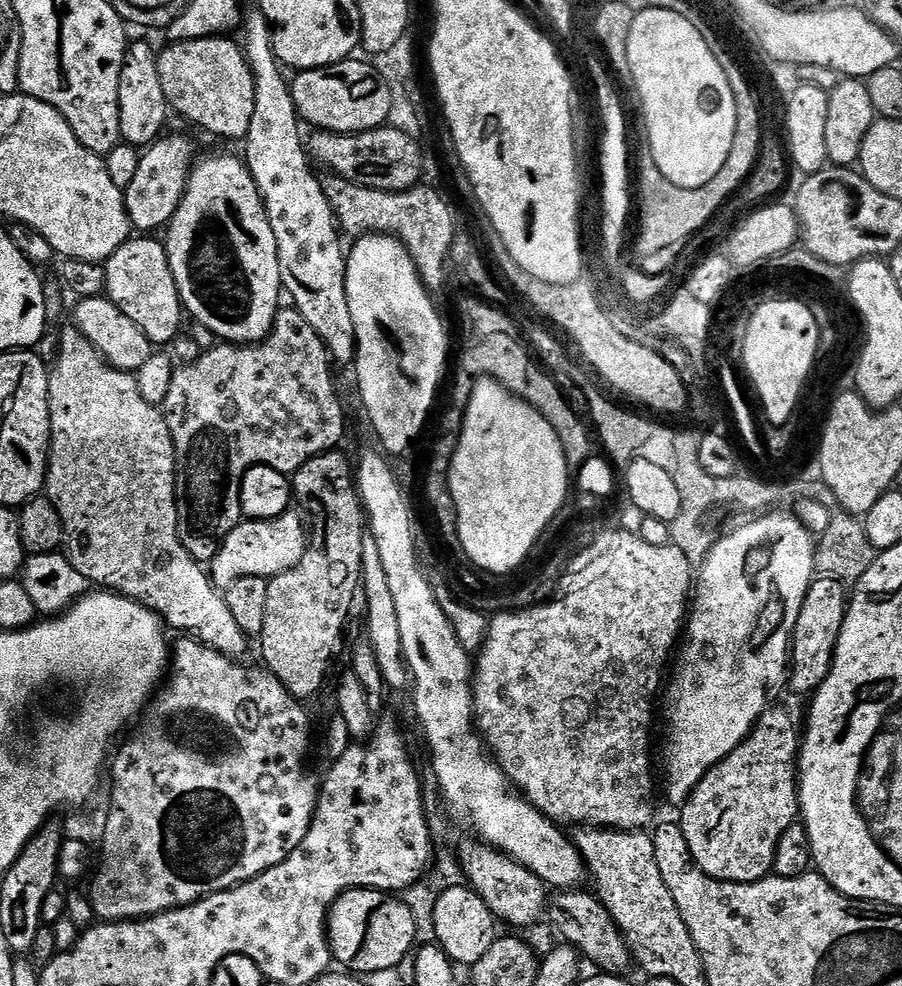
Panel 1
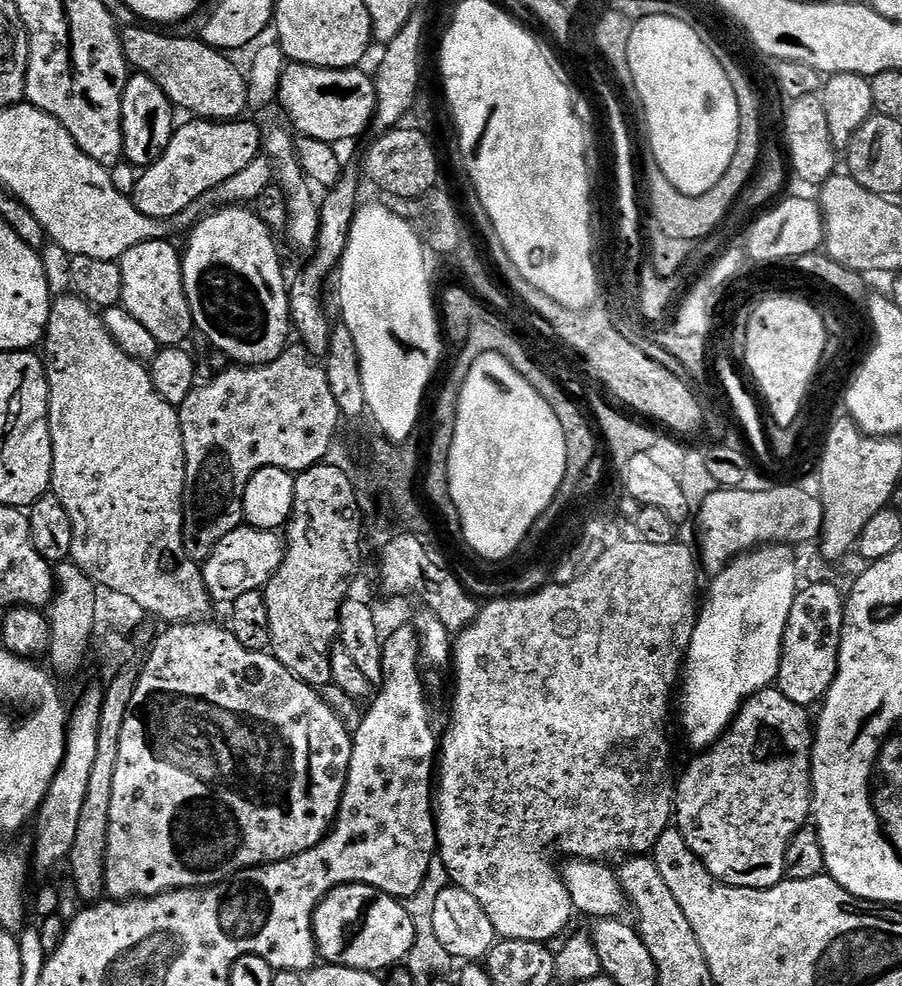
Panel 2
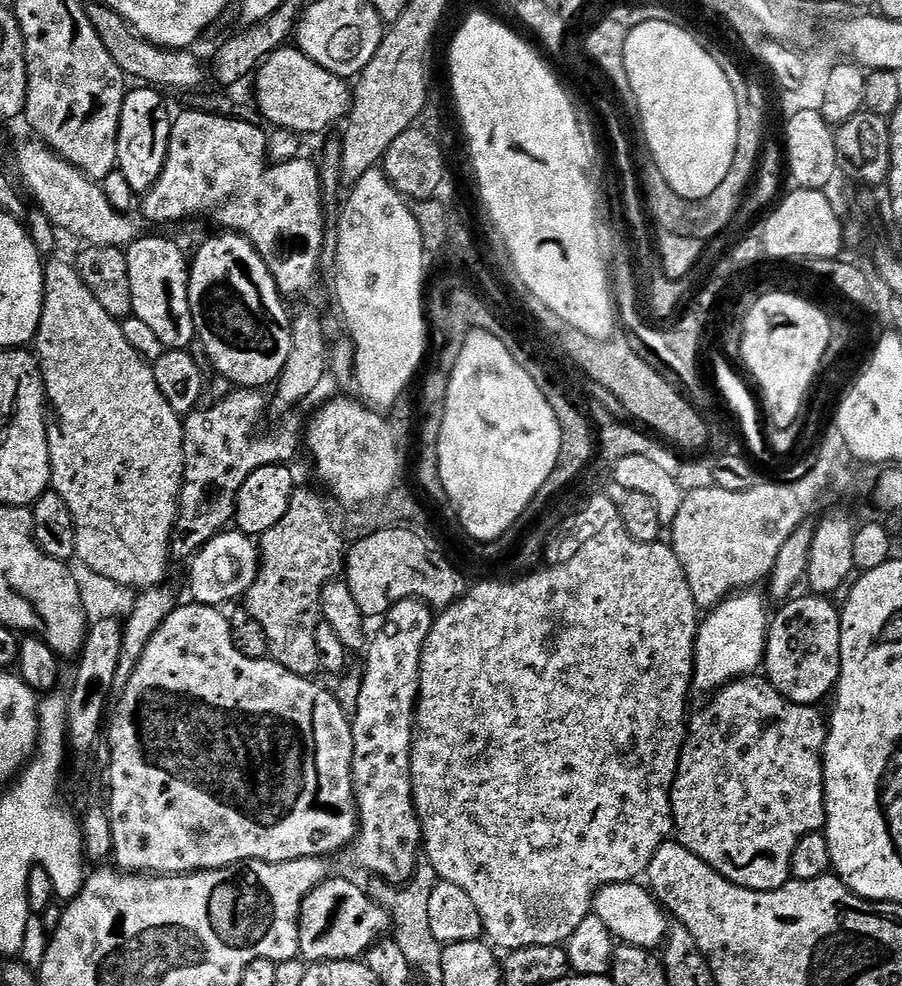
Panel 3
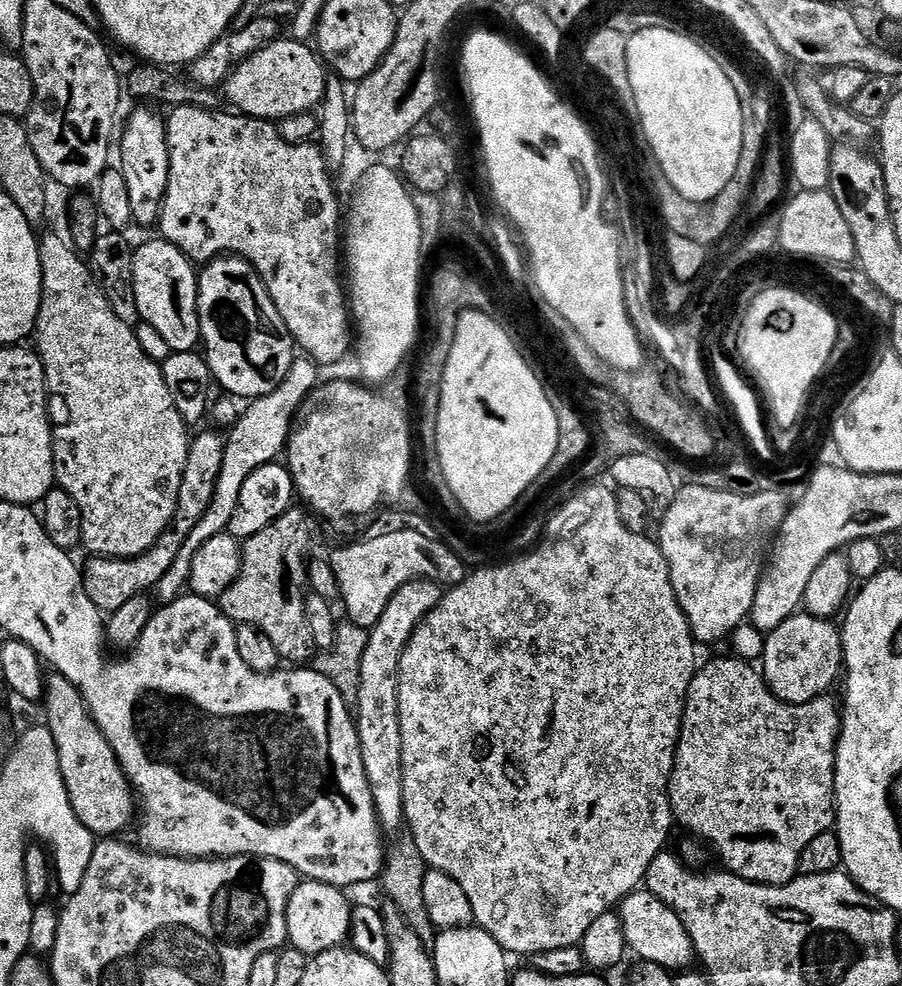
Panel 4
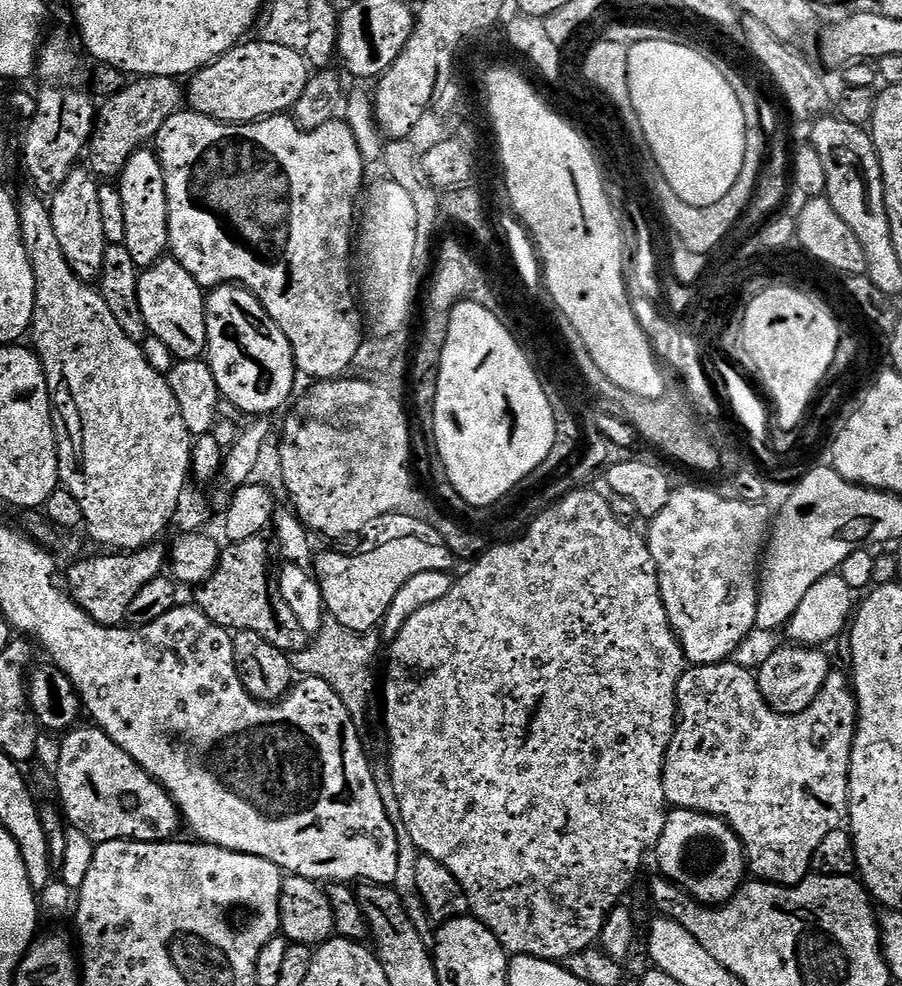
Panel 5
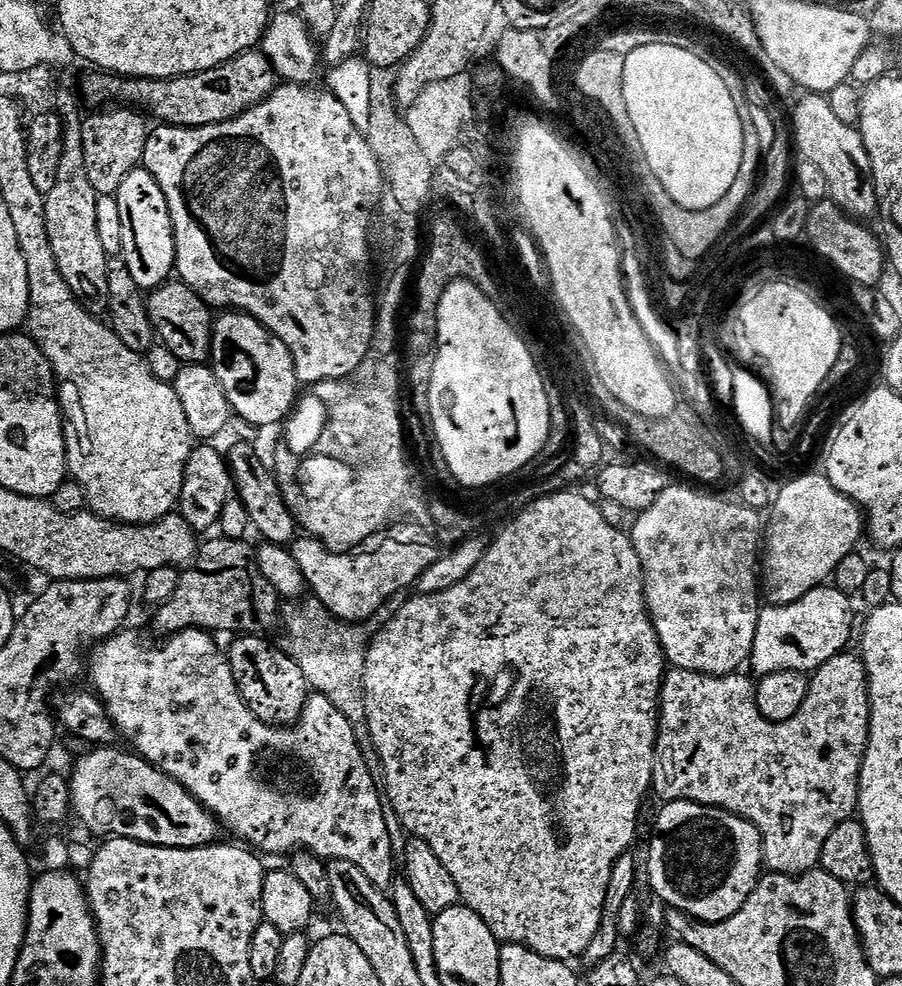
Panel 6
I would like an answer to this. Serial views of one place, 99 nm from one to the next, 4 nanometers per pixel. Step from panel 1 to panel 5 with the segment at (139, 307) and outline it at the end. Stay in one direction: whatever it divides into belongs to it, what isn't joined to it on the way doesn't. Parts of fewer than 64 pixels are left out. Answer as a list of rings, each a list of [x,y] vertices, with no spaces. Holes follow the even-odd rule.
[[[175,258],[159,260],[141,271],[138,306],[142,306],[142,318],[146,318],[149,333],[166,342],[177,361],[198,360],[208,351],[205,299],[205,289]]]

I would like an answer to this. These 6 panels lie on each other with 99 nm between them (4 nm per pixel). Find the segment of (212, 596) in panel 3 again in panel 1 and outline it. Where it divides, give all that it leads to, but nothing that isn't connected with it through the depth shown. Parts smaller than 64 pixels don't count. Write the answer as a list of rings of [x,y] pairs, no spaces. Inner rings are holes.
[[[289,510],[269,520],[245,519],[237,524],[232,533],[224,537],[218,554],[210,561],[210,579],[213,585],[223,590],[247,576],[271,578],[289,572],[304,557],[310,544],[309,537],[308,540],[304,537],[303,522],[305,523],[295,511]]]

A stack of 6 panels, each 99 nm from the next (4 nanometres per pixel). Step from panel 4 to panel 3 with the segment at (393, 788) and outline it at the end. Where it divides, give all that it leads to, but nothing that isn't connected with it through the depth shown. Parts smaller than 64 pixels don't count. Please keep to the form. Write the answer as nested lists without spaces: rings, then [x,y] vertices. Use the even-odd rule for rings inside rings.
[[[419,598],[402,600],[394,605],[387,615],[383,617],[384,625],[376,637],[371,637],[367,645],[366,657],[368,661],[364,664],[361,675],[361,696],[358,698],[357,713],[351,718],[352,741],[354,742],[354,758],[352,759],[352,787],[356,789],[356,810],[358,813],[358,831],[356,839],[350,845],[352,860],[360,868],[369,868],[373,877],[381,881],[388,881],[390,884],[401,885],[407,883],[412,876],[416,875],[418,861],[422,856],[422,837],[420,835],[420,819],[416,813],[416,803],[412,797],[412,741],[416,735],[416,701],[420,695],[420,659],[426,638],[432,629],[434,612],[431,607]]]

